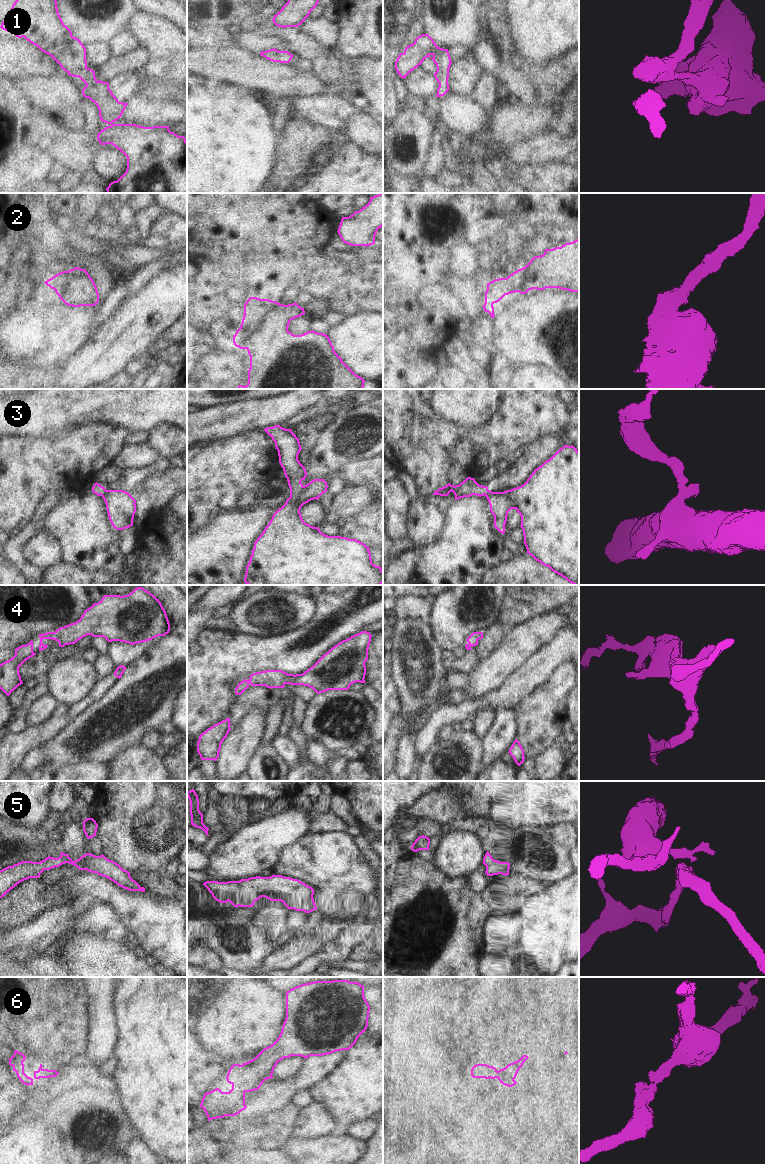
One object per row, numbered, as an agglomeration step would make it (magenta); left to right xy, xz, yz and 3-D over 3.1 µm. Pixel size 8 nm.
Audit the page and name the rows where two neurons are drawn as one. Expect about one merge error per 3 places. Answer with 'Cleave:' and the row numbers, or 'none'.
Cleave: 3

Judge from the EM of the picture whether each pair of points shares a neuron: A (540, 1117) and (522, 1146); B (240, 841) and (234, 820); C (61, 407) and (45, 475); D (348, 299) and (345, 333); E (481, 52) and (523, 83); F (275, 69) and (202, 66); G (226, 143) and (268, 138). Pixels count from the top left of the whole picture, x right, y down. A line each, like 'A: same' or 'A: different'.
A: same
B: different
C: different
D: different
E: same
F: same
G: same

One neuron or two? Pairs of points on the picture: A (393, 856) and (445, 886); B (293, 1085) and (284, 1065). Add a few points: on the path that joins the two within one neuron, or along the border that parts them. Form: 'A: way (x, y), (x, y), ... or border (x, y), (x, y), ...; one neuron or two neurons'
A: border (406, 853), (399, 862), (396, 878), (393, 883); two neurons
B: border (306, 1061), (294, 1076), (288, 1079), (275, 1079); two neurons

